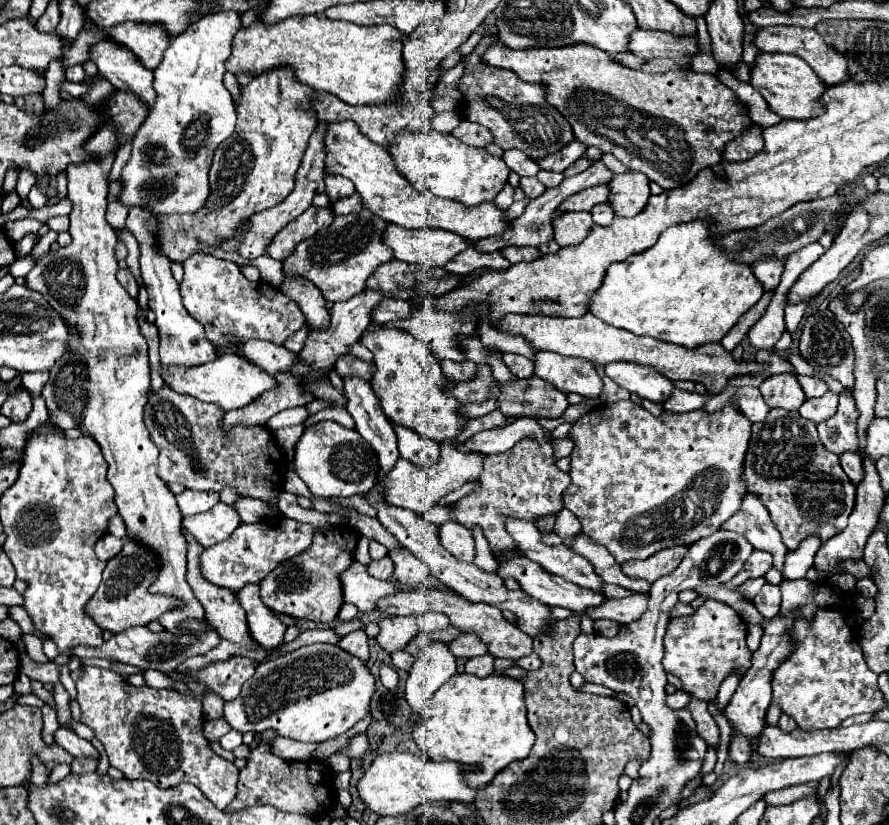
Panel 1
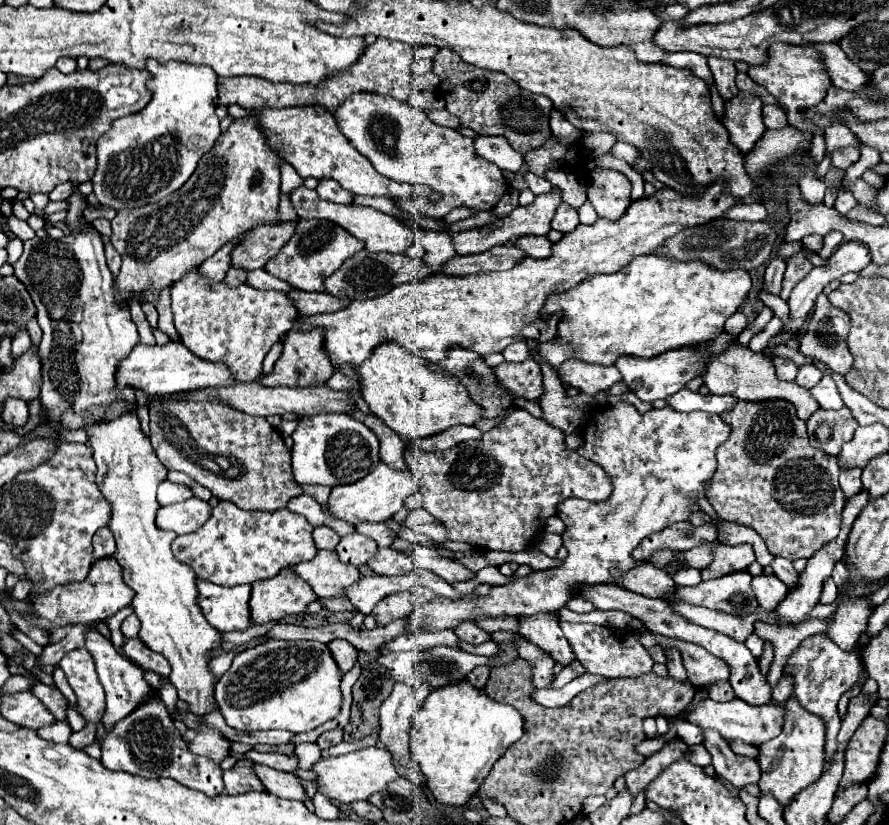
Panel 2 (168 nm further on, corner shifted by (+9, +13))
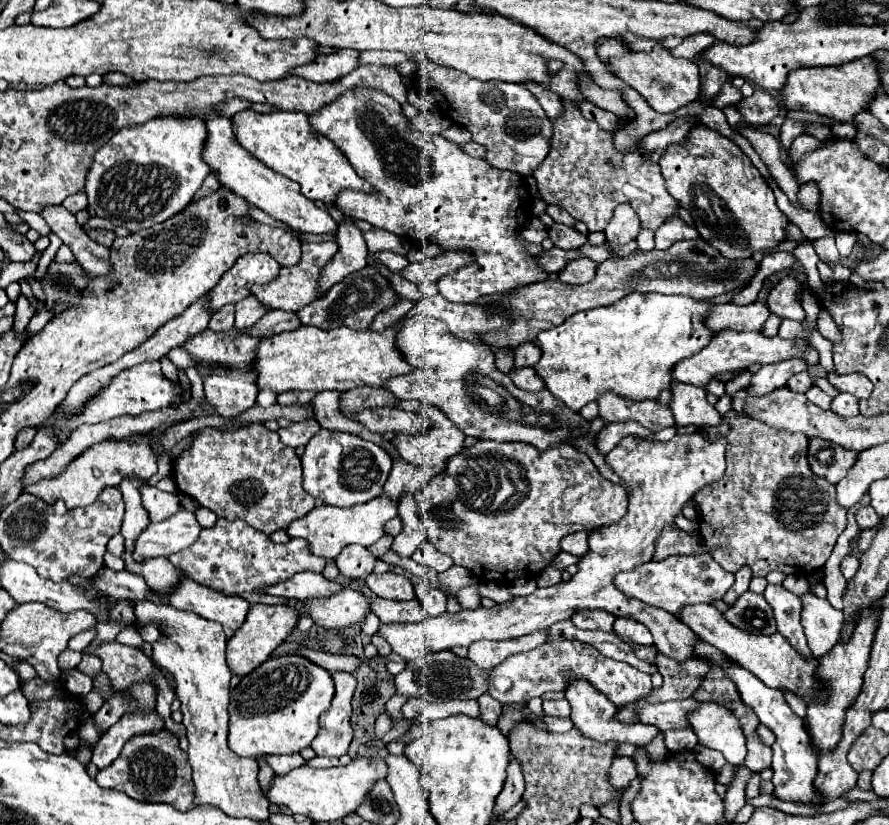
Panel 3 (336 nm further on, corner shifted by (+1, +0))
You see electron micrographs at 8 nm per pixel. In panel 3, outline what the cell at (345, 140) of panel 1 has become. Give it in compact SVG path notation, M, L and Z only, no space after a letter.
M252 109L240 111L232 117L232 129L236 139L244 149L258 157L264 165L282 173L284 177L300 185L300 193L312 201L322 201L332 205L340 189L352 187L360 191L372 191L372 187L358 177L358 173L348 165L348 159L332 145L326 137L320 137L308 125L308 115L300 111L274 111L256 113Z

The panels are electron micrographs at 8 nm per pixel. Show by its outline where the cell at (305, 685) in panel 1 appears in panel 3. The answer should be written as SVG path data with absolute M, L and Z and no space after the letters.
M284 655L262 663L254 673L242 677L230 697L228 747L238 757L290 755L310 747L318 733L318 717L334 697L330 673L304 657Z

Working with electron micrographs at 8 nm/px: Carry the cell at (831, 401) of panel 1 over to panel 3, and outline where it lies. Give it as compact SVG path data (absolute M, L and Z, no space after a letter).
M840 393L834 401L832 401L832 411L836 415L842 415L842 417L852 417L852 415L858 415L860 409L858 409L858 397L850 395L850 393Z

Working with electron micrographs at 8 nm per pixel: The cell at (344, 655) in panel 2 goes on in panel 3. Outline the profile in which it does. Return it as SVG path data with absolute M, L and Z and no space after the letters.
M338 671L332 675L336 695L332 699L332 705L320 715L320 731L312 741L312 749L316 755L326 757L340 757L346 755L348 745L352 741L352 727L350 727L350 699L356 687L356 679L352 673Z

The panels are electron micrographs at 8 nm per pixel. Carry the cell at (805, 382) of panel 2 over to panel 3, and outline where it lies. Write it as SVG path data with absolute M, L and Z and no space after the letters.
M812 387L808 393L806 393L806 397L814 403L814 405L818 405L818 407L822 407L822 409L830 409L830 403L832 403L832 397L828 397L820 387Z

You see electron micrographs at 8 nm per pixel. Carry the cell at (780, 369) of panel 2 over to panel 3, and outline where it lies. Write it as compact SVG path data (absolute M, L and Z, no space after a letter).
M808 371L792 375L790 381L788 381L788 389L794 391L794 393L806 393L810 387L812 387L812 379L810 379Z

